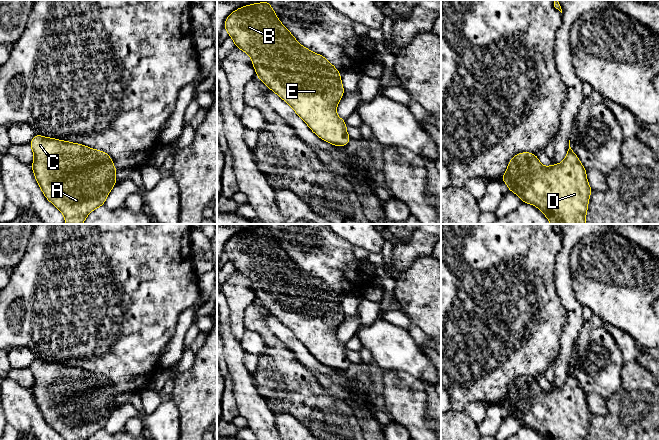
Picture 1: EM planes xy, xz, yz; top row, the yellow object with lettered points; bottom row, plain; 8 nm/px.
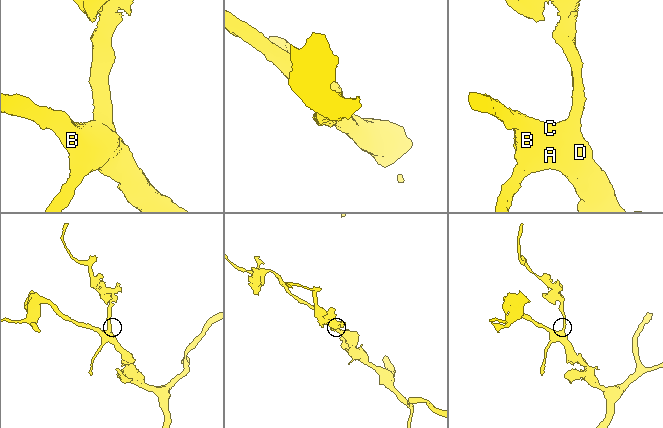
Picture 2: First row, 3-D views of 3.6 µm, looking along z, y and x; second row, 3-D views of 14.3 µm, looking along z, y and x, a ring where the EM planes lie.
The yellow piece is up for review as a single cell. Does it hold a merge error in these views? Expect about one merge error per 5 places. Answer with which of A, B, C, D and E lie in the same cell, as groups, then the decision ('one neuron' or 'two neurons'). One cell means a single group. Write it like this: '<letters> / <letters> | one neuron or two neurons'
A B C D E | one neuron

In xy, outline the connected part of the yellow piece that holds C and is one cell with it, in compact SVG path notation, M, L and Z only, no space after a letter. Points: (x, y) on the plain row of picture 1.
M37 357L29 369L34 377L31 392L37 408L46 423L64 440L88 440L94 433L104 429L117 406L117 393L106 376Z

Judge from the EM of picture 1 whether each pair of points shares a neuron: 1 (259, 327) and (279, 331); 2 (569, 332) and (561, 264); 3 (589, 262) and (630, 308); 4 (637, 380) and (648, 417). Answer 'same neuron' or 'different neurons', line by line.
1: different neurons
2: same neuron
3: same neuron
4: same neuron

